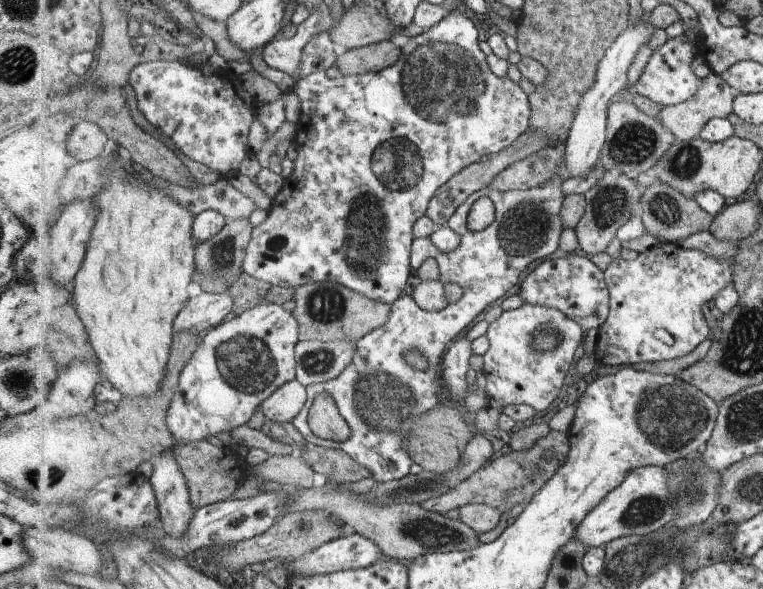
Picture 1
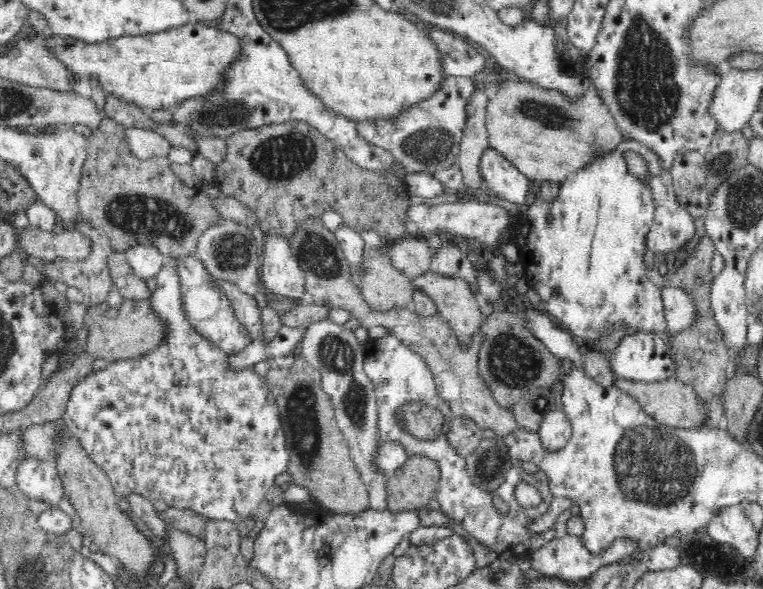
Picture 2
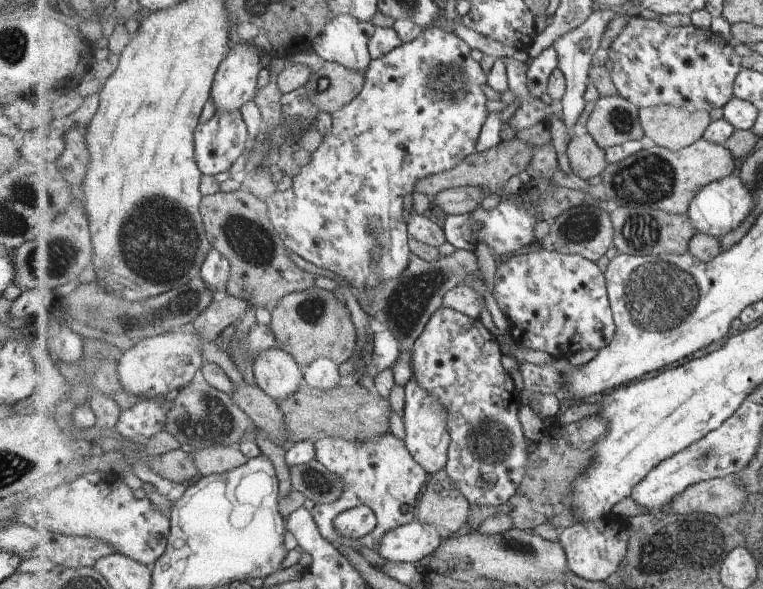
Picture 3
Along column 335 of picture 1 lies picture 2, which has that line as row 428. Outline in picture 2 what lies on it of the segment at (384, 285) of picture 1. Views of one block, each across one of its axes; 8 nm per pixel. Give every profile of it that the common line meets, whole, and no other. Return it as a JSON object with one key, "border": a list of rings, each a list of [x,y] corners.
{"border":[[[166,258],[155,276],[156,290],[151,294],[152,298],[149,300],[150,305],[154,306],[154,310],[157,310],[162,319],[169,323],[169,339],[166,339],[165,343],[162,343],[157,350],[152,351],[149,355],[120,358],[102,370],[92,371],[86,378],[78,382],[71,390],[67,406],[62,410],[65,434],[70,440],[76,439],[79,447],[87,453],[86,456],[106,471],[117,496],[122,495],[126,498],[131,493],[137,493],[148,500],[166,500],[168,506],[190,508],[206,518],[226,519],[238,524],[247,516],[255,516],[256,512],[263,510],[264,497],[274,487],[276,476],[286,472],[290,453],[284,438],[280,411],[265,377],[258,375],[253,368],[232,369],[232,367],[228,367],[227,354],[192,329],[193,326],[186,319],[185,297],[184,292],[181,291],[177,266],[176,258]]]}

